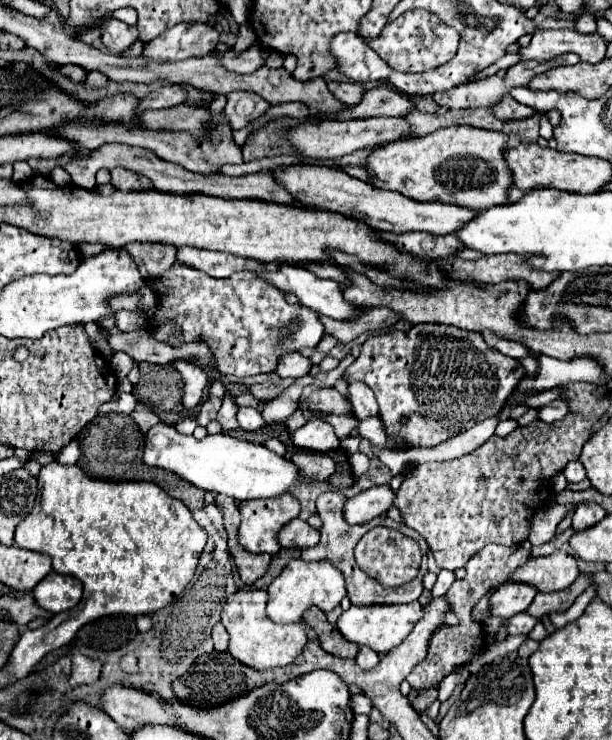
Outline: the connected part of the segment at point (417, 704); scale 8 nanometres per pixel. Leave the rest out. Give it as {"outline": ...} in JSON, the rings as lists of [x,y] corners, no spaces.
{"outline":[[[422,689],[422,691],[416,691],[416,697],[412,699],[412,707],[422,713],[426,707],[430,707],[430,703],[436,701],[436,689]]]}

